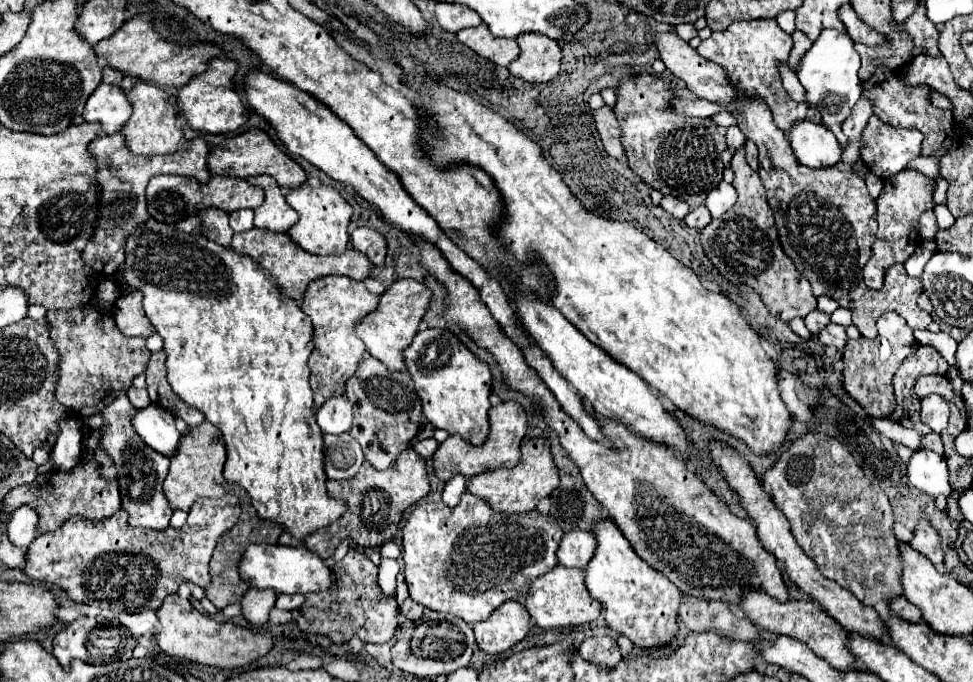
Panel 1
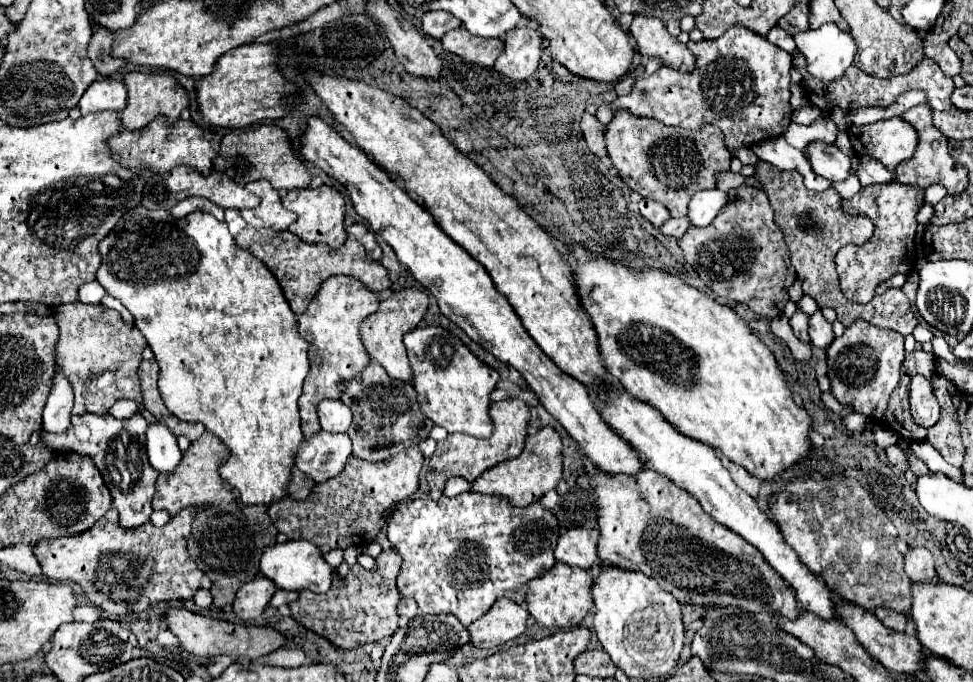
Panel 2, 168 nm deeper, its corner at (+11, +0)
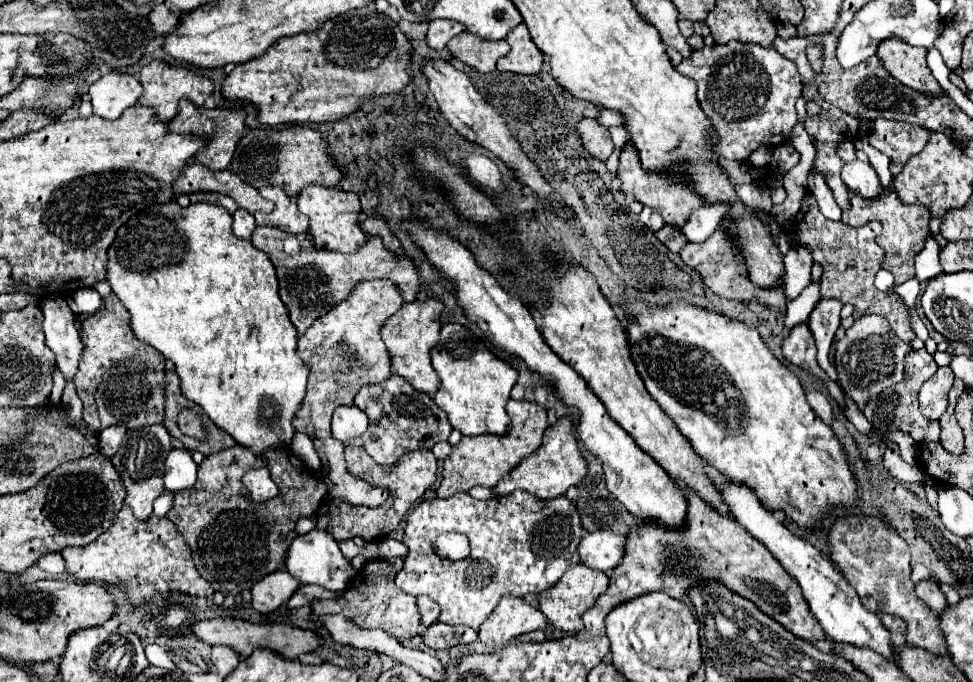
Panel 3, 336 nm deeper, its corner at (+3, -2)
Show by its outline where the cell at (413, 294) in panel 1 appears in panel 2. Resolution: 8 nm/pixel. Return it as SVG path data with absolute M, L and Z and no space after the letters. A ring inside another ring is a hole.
M401 288L387 300L379 304L379 310L367 316L361 324L361 340L367 348L367 354L371 360L379 362L391 378L399 380L411 380L411 366L407 360L405 344L403 344L403 334L417 328L419 322L423 320L423 314L429 306L429 296L423 290L417 288Z

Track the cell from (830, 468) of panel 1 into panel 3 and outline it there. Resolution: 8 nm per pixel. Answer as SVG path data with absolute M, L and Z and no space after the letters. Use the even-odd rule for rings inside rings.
M845 518L845 522L835 522L829 532L829 548L831 562L841 570L849 584L857 590L863 604L875 614L893 614L901 616L907 622L907 634L913 648L923 648L935 656L947 656L947 644L943 632L939 628L939 616L929 608L919 604L915 596L915 586L911 582L911 566L909 566L909 546L903 538L897 536L893 528L889 528L879 518Z

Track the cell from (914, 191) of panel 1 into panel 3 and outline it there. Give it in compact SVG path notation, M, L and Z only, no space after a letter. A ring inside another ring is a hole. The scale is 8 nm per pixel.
M887 190L879 200L867 200L867 198L853 194L851 196L851 212L843 212L843 222L853 226L853 228L859 228L871 220L879 220L883 226L883 232L877 236L877 244L885 250L883 268L895 276L897 284L907 282L909 278L915 276L913 260L923 250L925 240L931 234L927 208L911 208L909 204L903 204L899 200L899 196L891 190Z

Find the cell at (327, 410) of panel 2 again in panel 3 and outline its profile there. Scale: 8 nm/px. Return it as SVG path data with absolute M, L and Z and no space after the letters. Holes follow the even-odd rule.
M339 406L333 412L331 420L331 434L335 440L347 444L367 430L367 416L357 406Z

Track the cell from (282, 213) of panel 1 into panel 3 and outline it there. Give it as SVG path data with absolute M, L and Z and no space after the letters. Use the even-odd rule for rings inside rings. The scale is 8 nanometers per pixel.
M267 186L267 188L261 188L259 192L261 192L263 198L275 202L275 210L271 214L259 214L261 220L263 220L261 224L275 226L275 228L279 228L287 234L301 234L301 232L309 230L307 216L303 216L297 210L297 204L291 202L291 198L281 188Z

